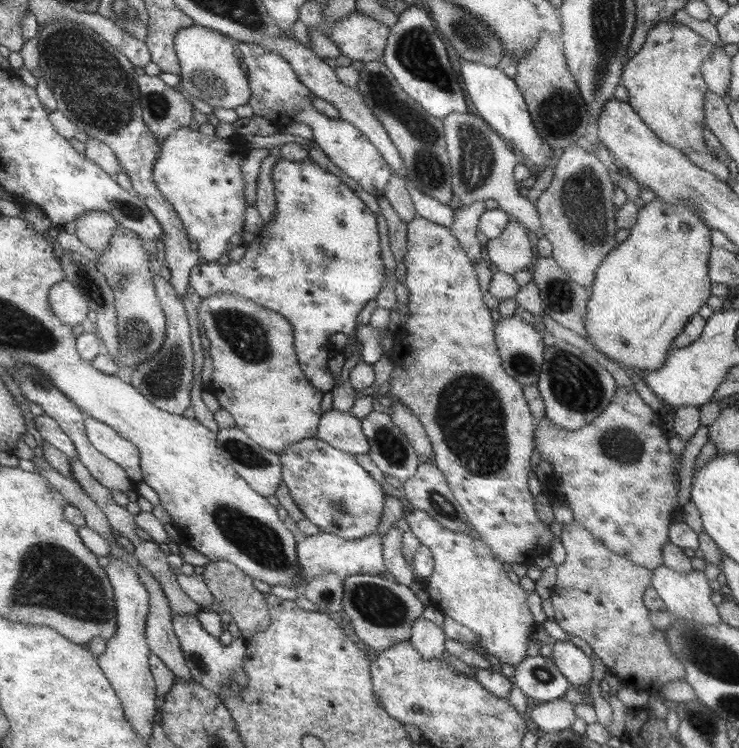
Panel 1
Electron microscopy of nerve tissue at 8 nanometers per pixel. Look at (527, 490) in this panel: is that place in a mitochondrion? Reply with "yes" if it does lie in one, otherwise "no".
no

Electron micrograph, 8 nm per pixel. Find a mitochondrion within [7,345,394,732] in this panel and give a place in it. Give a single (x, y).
(49, 576)

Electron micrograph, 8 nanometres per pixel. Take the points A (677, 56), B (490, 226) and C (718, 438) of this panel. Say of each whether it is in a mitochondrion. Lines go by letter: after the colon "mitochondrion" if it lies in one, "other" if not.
A: other
B: other
C: other

